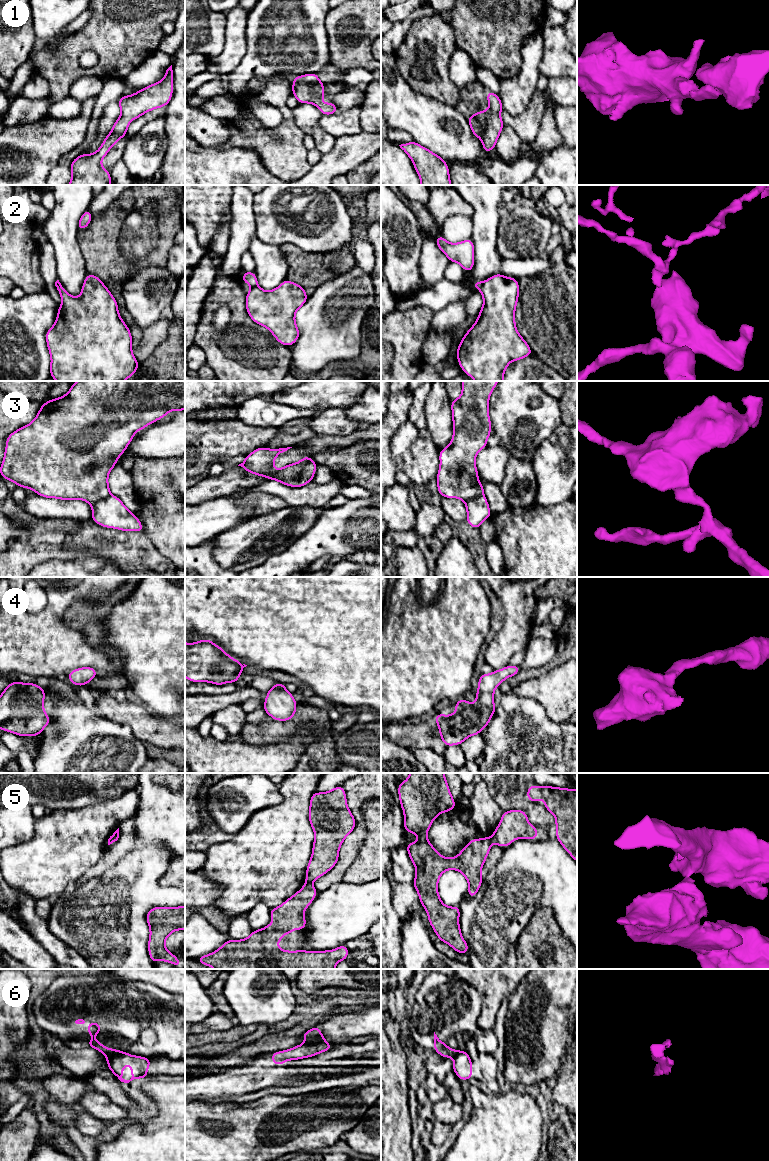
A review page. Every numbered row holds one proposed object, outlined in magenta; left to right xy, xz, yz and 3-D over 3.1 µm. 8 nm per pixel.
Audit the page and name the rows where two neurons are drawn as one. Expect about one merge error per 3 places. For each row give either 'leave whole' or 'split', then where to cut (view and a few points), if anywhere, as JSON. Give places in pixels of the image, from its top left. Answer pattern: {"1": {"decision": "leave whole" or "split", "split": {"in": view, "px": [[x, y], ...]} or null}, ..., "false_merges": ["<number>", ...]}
{"1": {"decision": "leave whole", "split": null}, "2": {"decision": "split", "split": {"in": "yz", "px": [[483, 283], [480, 289]]}}, "3": {"decision": "split", "split": {"in": "xz", "px": [[310, 458], [303, 470], [289, 485]]}}, "4": {"decision": "leave whole", "split": null}, "5": {"decision": "split", "split": {"in": "xz", "px": [[306, 883], [310, 884]]}}, "6": {"decision": "split", "split": {"in": "xy", "px": [[121, 1051], [105, 1054]]}}, "false_merges": ["2", "3", "5", "6"]}

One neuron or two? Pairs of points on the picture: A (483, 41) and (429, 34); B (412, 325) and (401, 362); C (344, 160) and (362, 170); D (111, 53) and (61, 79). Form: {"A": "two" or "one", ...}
{"A": "two", "B": "one", "C": "two", "D": "one"}

